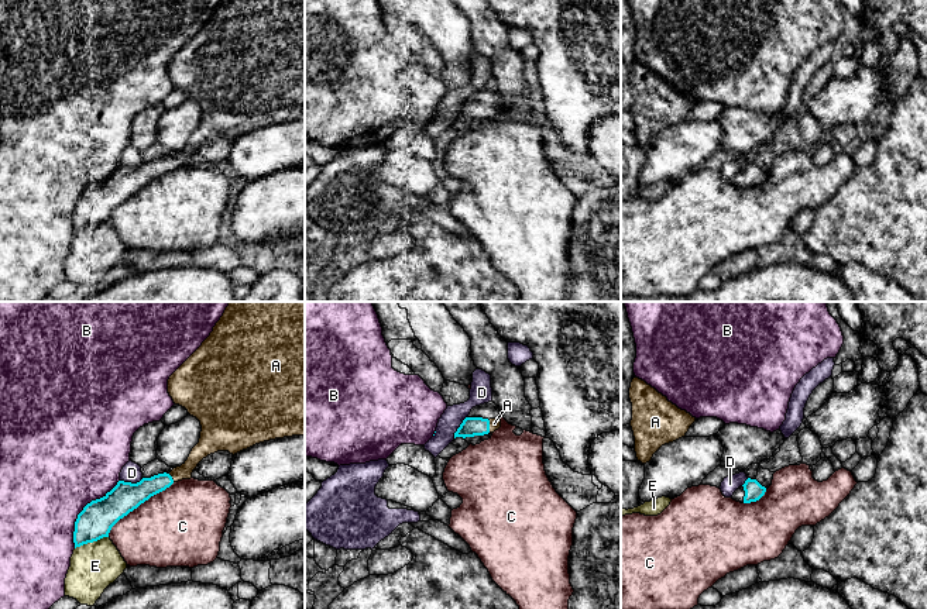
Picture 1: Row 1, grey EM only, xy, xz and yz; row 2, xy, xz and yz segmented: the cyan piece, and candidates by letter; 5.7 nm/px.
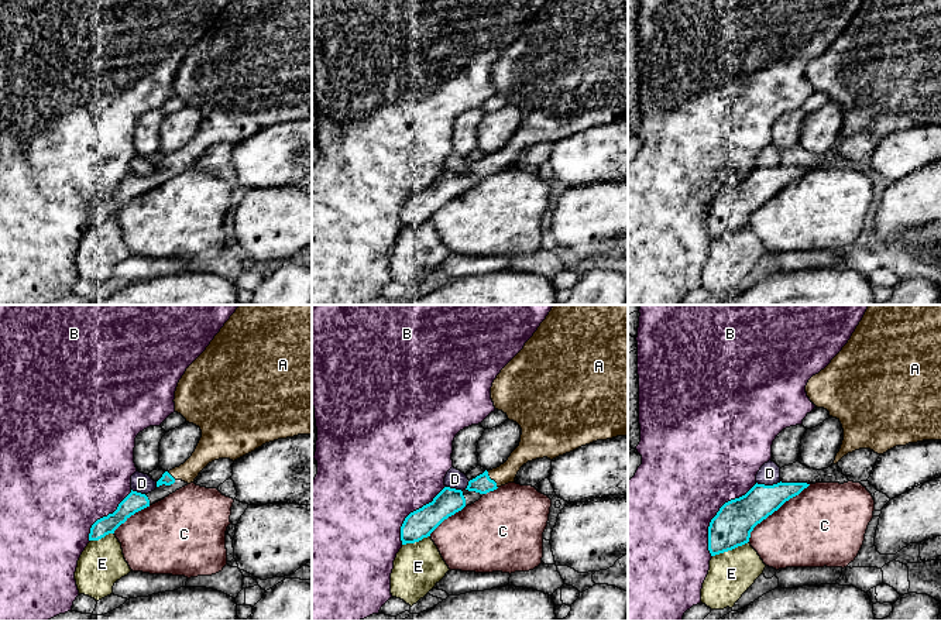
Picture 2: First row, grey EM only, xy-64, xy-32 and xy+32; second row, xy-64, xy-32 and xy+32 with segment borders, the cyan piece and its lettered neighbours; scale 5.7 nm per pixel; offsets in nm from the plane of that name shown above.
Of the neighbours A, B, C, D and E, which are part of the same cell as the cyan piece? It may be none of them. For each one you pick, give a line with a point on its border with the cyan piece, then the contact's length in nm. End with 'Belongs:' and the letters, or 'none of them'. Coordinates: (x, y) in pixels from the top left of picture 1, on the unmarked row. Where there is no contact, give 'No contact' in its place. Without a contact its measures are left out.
A: Touches cyan at xz (488, 110). Shared border 70 nm
Belongs: A

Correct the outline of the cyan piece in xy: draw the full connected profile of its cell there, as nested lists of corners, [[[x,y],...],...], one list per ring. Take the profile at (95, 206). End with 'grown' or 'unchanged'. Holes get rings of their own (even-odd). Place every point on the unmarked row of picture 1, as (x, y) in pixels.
[[[222,0],[202,30],[169,61],[168,78],[175,89],[185,92],[200,106],[199,127],[188,144],[169,158],[143,162],[137,168],[119,165],[103,182],[87,187],[75,206],[75,233],[109,221],[120,203],[151,180],[174,166],[190,164],[198,148],[210,138],[229,135],[234,140],[264,125],[305,120],[305,0]]]; grown

